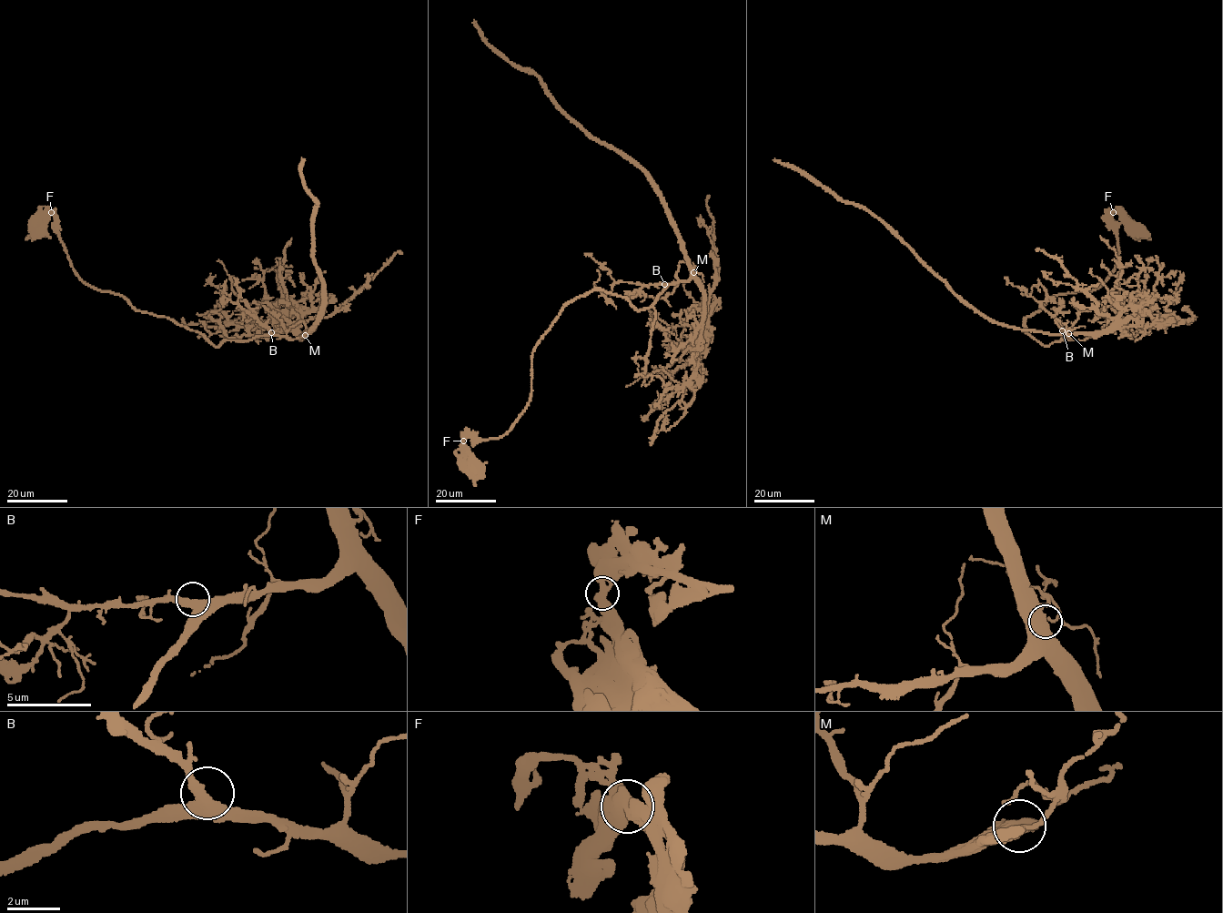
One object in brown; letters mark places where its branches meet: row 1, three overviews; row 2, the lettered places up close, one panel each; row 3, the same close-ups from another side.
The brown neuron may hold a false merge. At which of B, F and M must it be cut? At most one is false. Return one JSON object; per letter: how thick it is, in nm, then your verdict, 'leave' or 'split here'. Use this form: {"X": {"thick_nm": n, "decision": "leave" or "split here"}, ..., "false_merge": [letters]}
{"B": {"thick_nm": 320, "decision": "leave"}, "F": {"thick_nm": 440, "decision": "leave"}, "M": {"thick_nm": 440, "decision": "leave"}, "false_merge": []}

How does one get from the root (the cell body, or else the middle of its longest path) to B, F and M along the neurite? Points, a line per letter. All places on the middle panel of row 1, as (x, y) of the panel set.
B: (474, 466), (465, 439), (506, 434), (529, 401), (533, 349), (564, 307), (603, 289), (647, 309), (664, 284)
F: (474, 466), (474, 459), (463, 441)
M: (474, 466), (465, 439), (506, 434), (529, 401), (533, 349), (566, 305), (603, 289), (647, 309), (693, 272)

